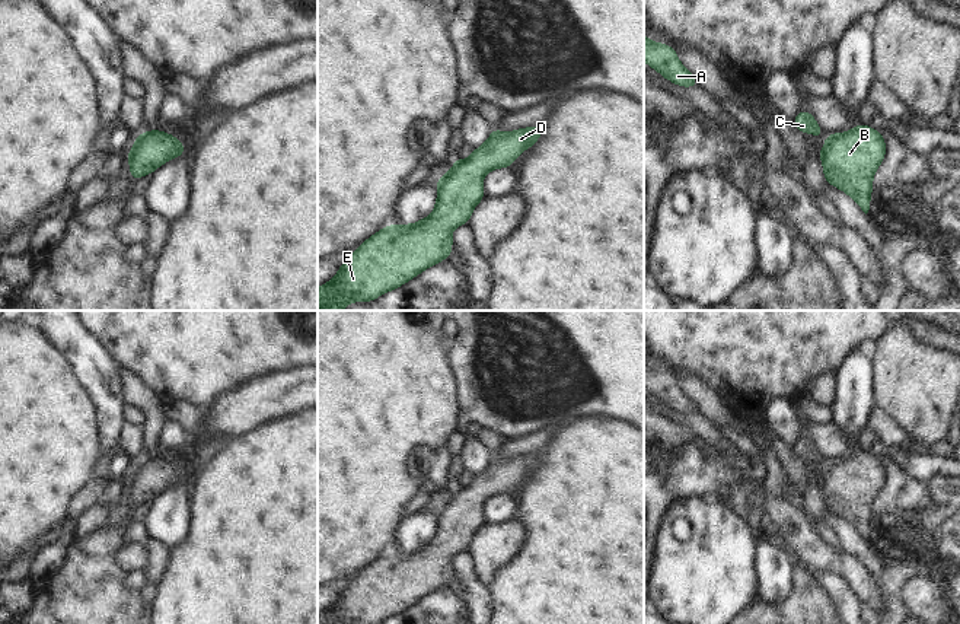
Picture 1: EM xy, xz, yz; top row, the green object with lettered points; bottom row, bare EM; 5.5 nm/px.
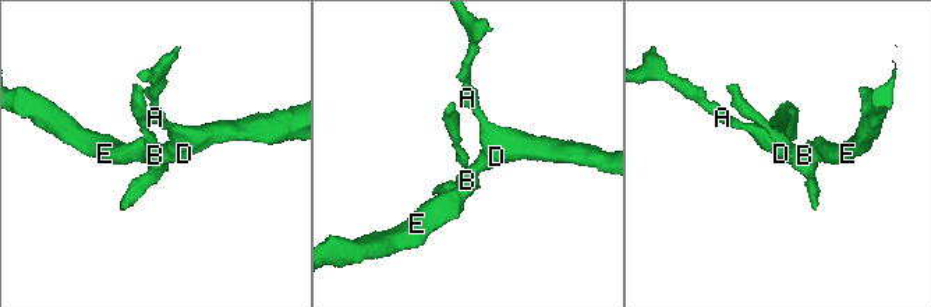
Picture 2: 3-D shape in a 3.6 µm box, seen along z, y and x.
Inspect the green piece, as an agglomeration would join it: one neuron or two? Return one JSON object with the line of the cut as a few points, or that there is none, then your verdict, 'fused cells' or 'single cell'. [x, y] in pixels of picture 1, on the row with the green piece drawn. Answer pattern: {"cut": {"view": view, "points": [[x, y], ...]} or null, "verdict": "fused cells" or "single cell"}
{"cut": {"view": "yz", "points": [[823, 149], [822, 159]]}, "verdict": "fused cells"}

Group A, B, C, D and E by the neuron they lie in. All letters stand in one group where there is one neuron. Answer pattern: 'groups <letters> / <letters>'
groups A B D E / C

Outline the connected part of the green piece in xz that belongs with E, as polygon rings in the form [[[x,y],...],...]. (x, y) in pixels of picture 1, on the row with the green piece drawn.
[[[495,127],[488,140],[436,181],[436,208],[412,225],[389,225],[366,239],[338,274],[318,289],[318,308],[344,311],[350,302],[371,302],[392,292],[425,268],[452,254],[452,232],[468,225],[476,204],[485,198],[482,179],[498,168],[510,168],[540,137],[539,127],[501,133]]]

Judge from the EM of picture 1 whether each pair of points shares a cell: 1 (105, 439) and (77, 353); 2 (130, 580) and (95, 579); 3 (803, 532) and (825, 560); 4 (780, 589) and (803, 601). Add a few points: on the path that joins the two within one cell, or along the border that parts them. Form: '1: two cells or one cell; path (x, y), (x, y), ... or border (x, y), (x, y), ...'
1: one cell; path (107, 417), (107, 392), (98, 375)
2: two cells; border (126, 575), (124, 586), (139, 592)
3: one cell; path (804, 540), (817, 553)
4: two cells; border (794, 566), (793, 589), (785, 598), (756, 599)

